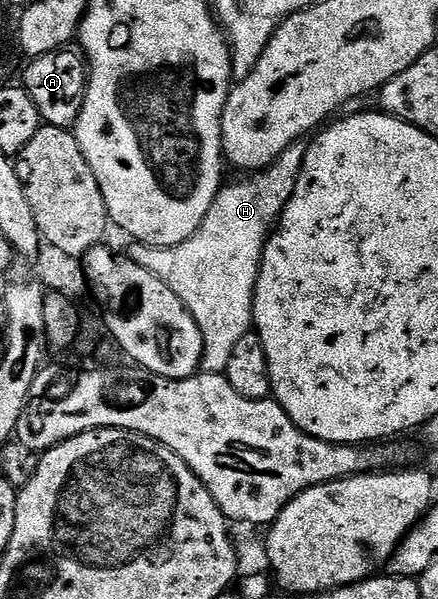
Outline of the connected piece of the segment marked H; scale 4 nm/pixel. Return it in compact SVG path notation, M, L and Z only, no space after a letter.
M305 141L293 142L268 169L243 177L243 182L227 181L187 242L175 246L149 246L137 240L129 243L129 258L164 280L196 320L204 340L201 369L207 374L225 374L236 344L251 333L262 253L296 188L306 148Z

